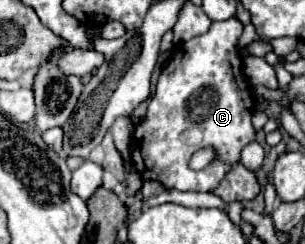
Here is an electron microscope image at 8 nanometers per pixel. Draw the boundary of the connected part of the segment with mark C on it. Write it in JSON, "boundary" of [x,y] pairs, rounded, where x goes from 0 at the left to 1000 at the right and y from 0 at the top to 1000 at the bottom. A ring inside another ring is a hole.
{"boundary":[[[780,74],[695,90],[682,131],[570,197],[557,254],[525,295],[505,393],[485,418],[479,484],[439,525],[439,689],[472,738],[511,738],[538,770],[695,787],[695,770],[708,770],[708,754],[728,738],[734,705],[748,705],[748,672],[761,672],[761,656],[780,664],[793,607],[839,566],[839,533],[826,525],[839,402],[826,352],[793,303],[793,238],[774,205],[774,172],[797,119]],[[675,598],[702,598],[715,615],[708,672],[695,672],[695,689],[669,689],[662,705],[623,697],[623,639]]]}

